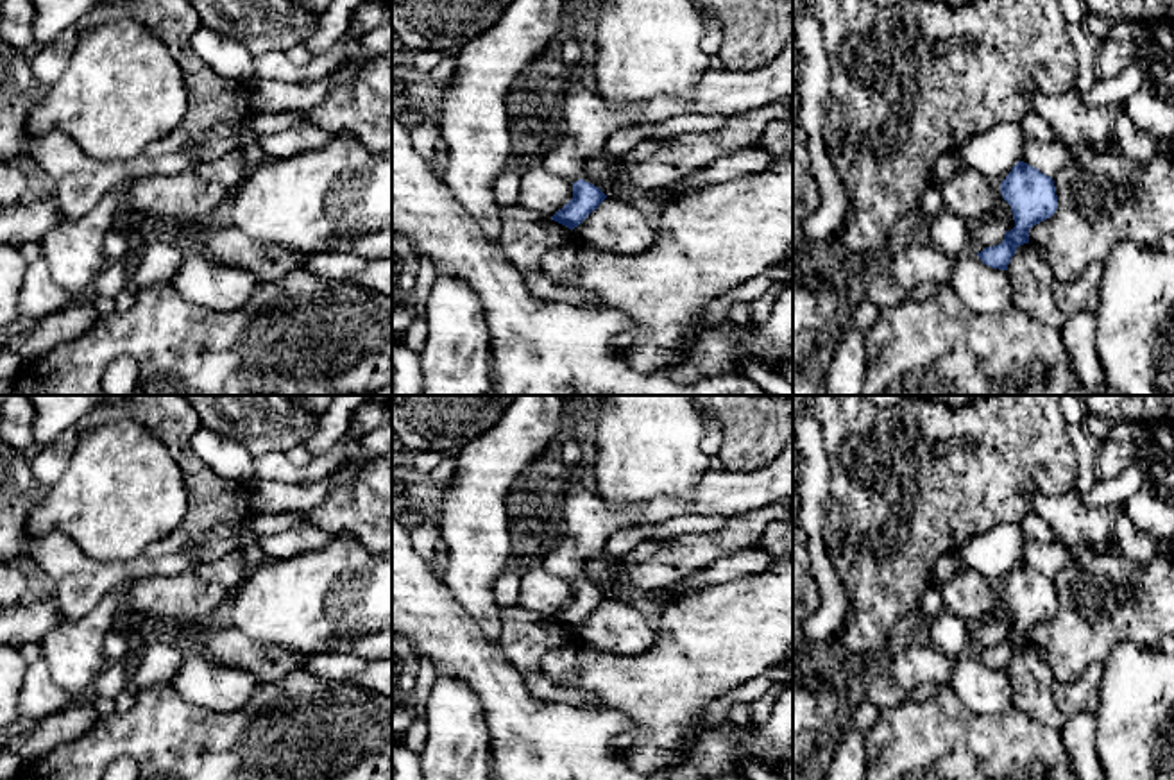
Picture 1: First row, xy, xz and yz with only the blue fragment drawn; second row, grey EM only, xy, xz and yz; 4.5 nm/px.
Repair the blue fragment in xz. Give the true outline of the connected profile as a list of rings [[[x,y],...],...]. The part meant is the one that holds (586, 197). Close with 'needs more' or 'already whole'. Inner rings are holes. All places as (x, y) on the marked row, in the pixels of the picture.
[[[793,34],[787,38],[782,52],[768,64],[755,68],[752,72],[736,70],[709,70],[702,82],[689,97],[671,98],[659,97],[642,104],[639,107],[610,107],[594,89],[589,81],[573,82],[562,88],[564,106],[562,106],[562,123],[564,134],[562,141],[544,152],[540,166],[558,177],[567,179],[573,184],[573,199],[558,209],[551,220],[569,227],[571,231],[578,227],[598,206],[607,199],[607,195],[594,184],[587,182],[580,175],[580,166],[592,156],[600,154],[605,147],[607,138],[625,127],[641,123],[660,123],[668,118],[678,114],[743,114],[755,107],[764,107],[777,100],[793,97]]]; needs more

